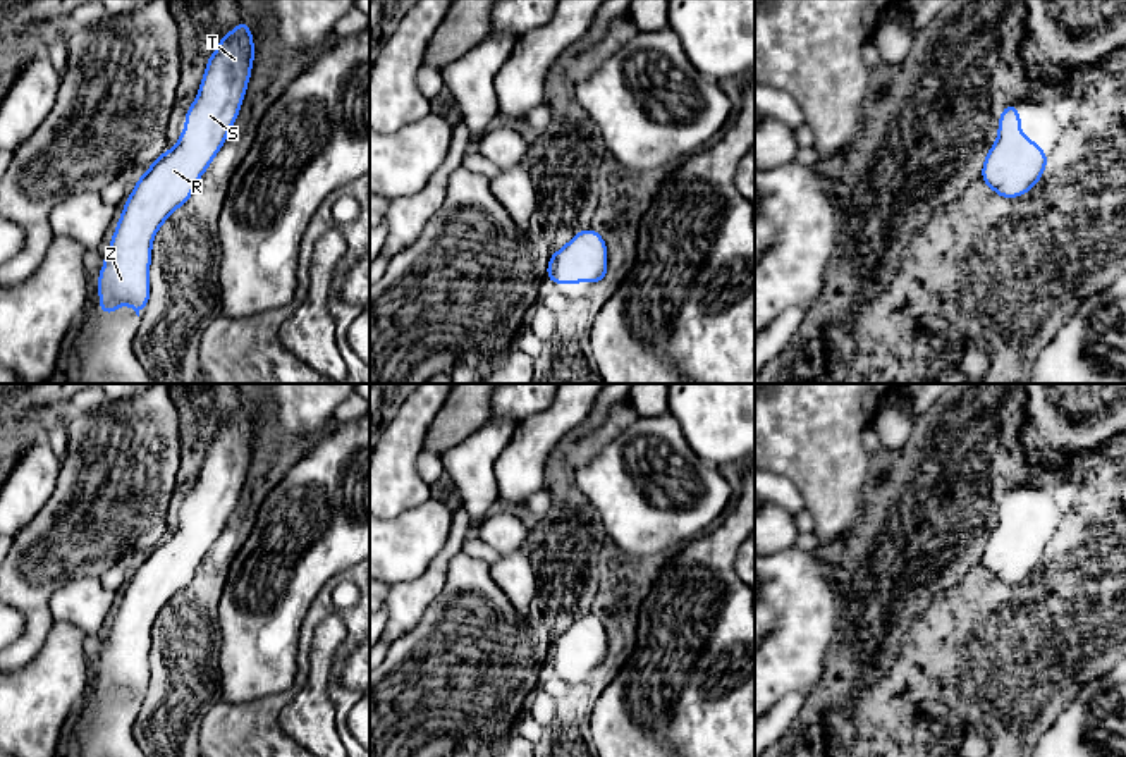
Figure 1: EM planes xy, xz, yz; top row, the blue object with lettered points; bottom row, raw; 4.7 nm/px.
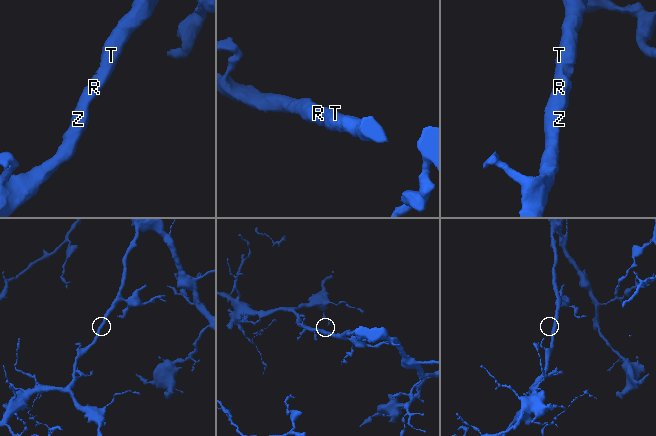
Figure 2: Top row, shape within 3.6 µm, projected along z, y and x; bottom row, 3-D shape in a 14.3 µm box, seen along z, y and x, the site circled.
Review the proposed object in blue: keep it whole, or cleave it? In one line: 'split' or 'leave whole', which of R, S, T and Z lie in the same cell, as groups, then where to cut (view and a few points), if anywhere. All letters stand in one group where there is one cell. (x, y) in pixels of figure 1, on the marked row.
leave whole; groups R S T Z; cut none

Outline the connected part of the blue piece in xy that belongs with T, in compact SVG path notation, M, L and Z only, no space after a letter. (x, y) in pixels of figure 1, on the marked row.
M241 19L206 62L198 100L186 112L179 143L138 179L98 275L100 313L127 303L136 315L150 298L151 243L160 225L186 203L232 129L254 60L249 24Z

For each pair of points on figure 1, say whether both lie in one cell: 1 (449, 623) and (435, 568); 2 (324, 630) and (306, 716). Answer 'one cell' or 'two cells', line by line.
1: two cells
2: one cell

